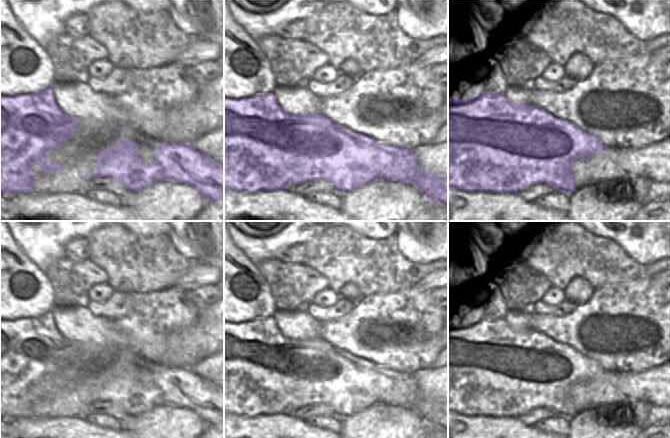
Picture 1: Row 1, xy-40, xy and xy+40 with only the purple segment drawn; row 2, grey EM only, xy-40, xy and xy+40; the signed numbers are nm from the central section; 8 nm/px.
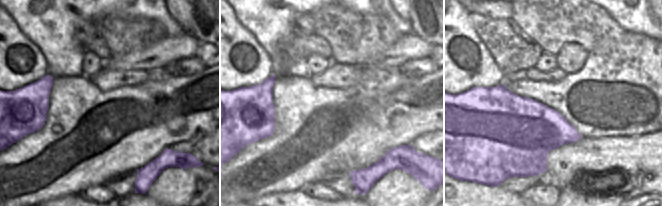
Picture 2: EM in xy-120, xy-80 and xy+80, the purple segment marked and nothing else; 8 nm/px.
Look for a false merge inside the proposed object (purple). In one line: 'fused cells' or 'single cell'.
single cell

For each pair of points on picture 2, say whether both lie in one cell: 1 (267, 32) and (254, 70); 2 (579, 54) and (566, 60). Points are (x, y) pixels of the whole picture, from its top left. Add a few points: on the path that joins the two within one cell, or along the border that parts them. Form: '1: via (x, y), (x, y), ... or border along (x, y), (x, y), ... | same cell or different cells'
1: border along (246, 29), (268, 54), (273, 67) | different cells
2: via (576, 56), (572, 56), (569, 59) | same cell

